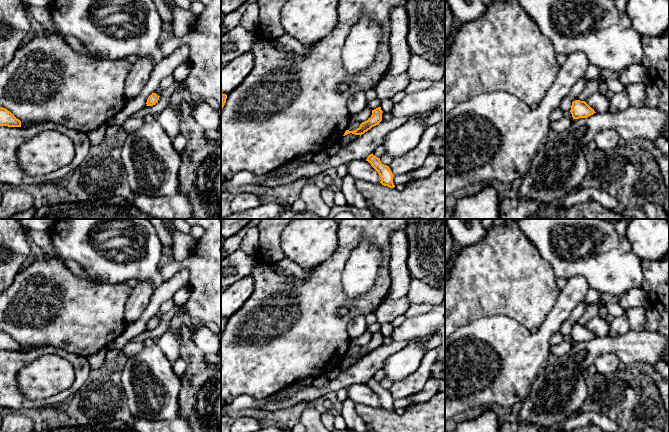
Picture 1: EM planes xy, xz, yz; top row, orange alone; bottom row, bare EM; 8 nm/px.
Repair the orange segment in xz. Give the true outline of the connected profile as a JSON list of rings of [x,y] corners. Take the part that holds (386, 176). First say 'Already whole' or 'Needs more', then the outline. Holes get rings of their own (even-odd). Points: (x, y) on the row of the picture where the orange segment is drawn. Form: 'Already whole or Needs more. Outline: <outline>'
Already whole. Outline: [[[373,153],[370,154],[366,161],[368,161],[371,166],[378,172],[380,176],[380,183],[384,186],[388,186],[390,188],[394,188],[395,185],[393,183],[393,173],[389,166],[381,163],[380,158],[376,157]]]

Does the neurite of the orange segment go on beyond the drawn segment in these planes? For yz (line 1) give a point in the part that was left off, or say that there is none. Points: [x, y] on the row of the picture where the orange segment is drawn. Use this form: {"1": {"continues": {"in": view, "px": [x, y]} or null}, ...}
{"1": {"continues": null}}

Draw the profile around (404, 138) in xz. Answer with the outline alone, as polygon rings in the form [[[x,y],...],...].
[[[409,119],[388,133],[383,142],[385,154],[394,159],[411,151],[418,145],[426,129],[427,126],[422,121]]]

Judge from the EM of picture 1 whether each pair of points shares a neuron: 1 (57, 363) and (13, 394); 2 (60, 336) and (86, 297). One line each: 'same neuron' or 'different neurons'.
1: different neurons
2: same neuron

